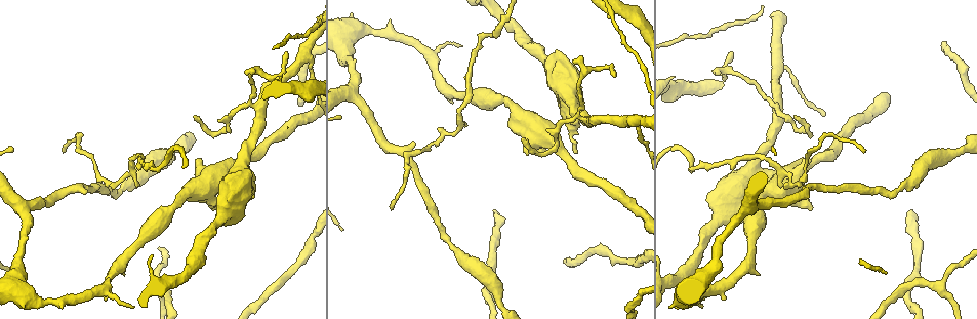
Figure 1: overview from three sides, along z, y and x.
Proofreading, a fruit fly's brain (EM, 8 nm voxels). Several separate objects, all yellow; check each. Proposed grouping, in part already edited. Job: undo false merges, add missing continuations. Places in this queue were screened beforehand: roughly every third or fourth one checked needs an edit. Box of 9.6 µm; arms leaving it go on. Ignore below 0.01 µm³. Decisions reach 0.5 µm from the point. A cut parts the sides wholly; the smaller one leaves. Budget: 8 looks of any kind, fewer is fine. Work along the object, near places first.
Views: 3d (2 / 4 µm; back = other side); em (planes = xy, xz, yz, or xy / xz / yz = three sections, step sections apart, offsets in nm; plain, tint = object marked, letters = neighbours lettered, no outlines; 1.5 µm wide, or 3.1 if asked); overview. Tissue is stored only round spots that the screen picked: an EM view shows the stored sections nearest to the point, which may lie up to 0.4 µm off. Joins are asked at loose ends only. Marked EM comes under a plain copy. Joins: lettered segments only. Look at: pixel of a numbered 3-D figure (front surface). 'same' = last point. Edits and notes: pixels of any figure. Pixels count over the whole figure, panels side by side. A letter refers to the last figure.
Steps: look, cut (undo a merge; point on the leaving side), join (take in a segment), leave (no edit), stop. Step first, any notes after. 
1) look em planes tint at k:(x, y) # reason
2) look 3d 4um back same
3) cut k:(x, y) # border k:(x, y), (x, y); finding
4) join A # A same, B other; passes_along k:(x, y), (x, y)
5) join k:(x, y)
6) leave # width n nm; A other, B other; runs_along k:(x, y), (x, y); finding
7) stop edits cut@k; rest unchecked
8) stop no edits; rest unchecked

look em planes letters at 1:(522, 141) # free end

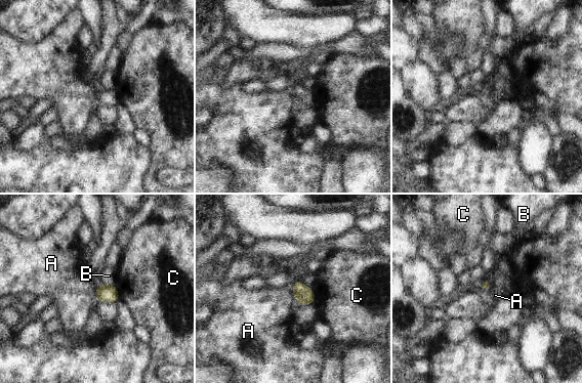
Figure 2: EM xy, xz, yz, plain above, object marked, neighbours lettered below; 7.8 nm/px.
leave # A other, B other, C other; border 2:(292, 292), (295, 300); no lettered segment goes on from it

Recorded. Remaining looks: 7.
look em xz step 8 tint at 1:(574, 150) # branch stops here

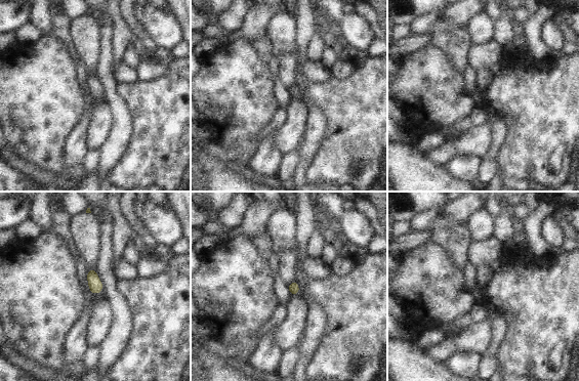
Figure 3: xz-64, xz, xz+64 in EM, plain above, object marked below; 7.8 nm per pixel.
look em planes letters same

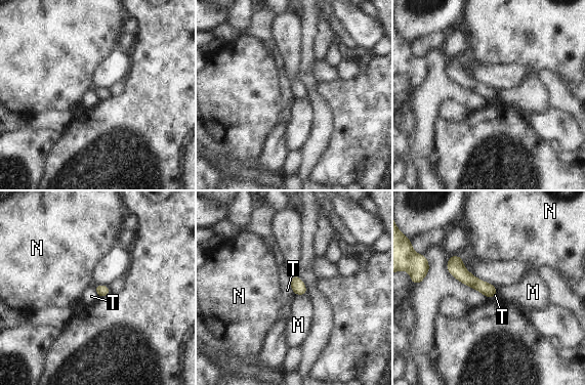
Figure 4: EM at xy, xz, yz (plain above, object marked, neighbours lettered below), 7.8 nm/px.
leave # M other, N other, T other; runs_along 4:(451, 259), (470, 281), (494, 291); none of them fits

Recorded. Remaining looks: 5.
look 3d 2um at 1:(177, 206) # narrows sharply

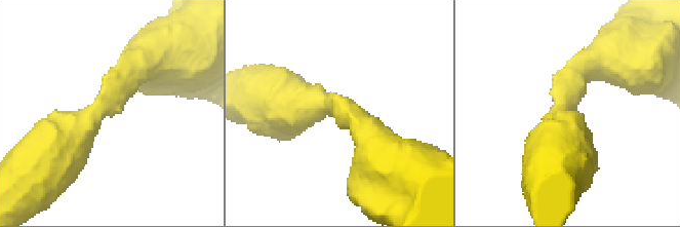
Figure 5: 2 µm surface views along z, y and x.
look em xz step 8 tint at 5:(559, 105) # arm_widths 480, 550 nm

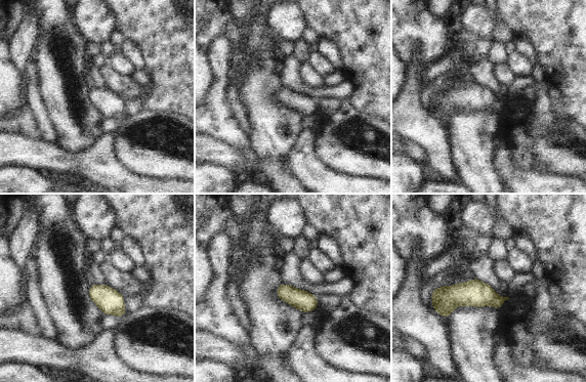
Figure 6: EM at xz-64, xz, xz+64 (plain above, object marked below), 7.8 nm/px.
look em planes letters same # cut it another way

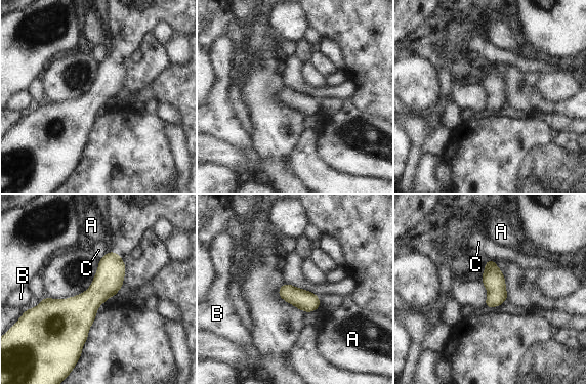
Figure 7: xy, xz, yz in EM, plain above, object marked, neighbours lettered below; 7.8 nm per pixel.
leave # A other, B other, C other; border 7:(107, 252), (98, 261); continuous, no second cell

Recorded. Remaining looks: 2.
stop no edits; rest unchecked

